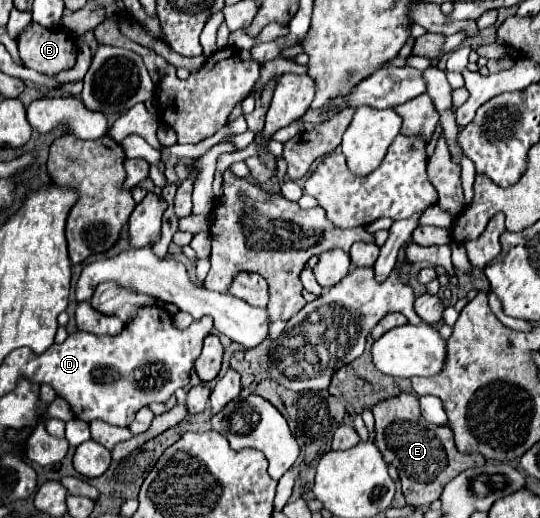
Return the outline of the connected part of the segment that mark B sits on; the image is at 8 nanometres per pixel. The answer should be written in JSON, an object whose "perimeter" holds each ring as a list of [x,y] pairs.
{"perimeter":[[[32,24],[20,34],[18,52],[26,68],[46,76],[72,68],[78,54],[74,38],[68,32],[48,30],[38,24]]]}

